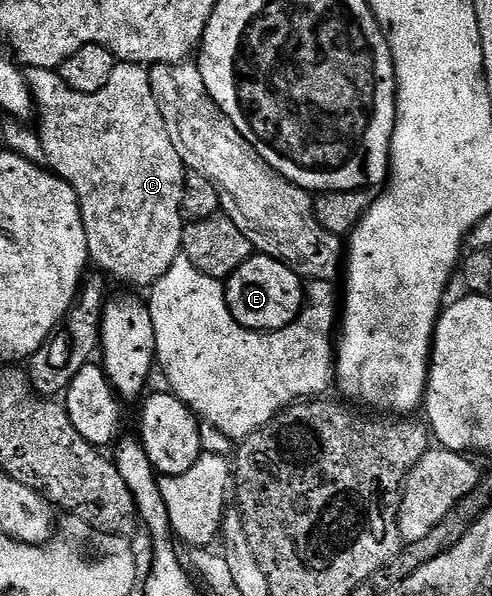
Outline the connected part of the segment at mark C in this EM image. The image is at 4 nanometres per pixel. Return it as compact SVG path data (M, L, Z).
M130 63L116 64L113 75L109 75L109 83L101 87L101 91L96 93L82 93L73 91L61 80L58 72L53 69L27 69L25 76L27 85L31 89L31 100L33 102L34 112L39 113L39 127L37 134L41 147L45 151L45 159L52 173L58 175L73 191L79 200L81 207L81 219L85 223L85 239L89 243L89 255L91 256L90 264L95 265L108 278L116 277L119 281L124 281L127 285L144 285L150 287L173 267L173 263L181 256L183 247L183 226L185 218L183 216L183 186L185 184L185 166L181 155L173 147L169 139L169 131L165 131L165 119L161 119L161 111L157 107L157 99L153 99L153 87L151 86L151 74L144 66L133 65Z

